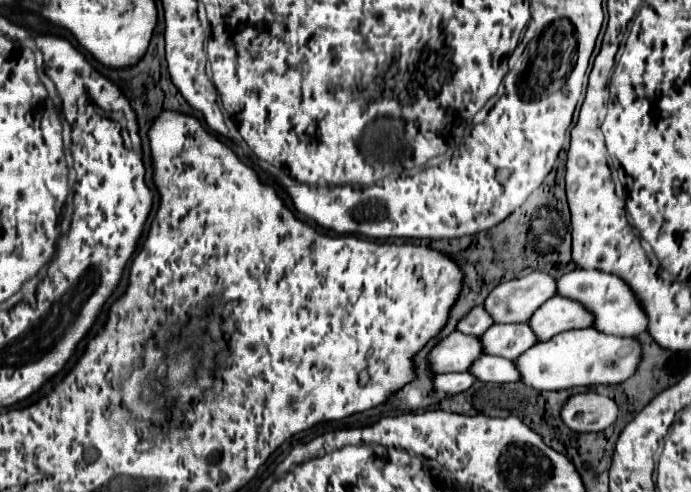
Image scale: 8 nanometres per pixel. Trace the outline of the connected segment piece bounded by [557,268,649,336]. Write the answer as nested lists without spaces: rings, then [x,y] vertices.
[[[577,268],[577,270],[559,278],[557,294],[585,304],[585,308],[589,308],[595,314],[595,324],[593,326],[597,326],[597,330],[601,330],[605,334],[639,336],[641,332],[647,330],[649,320],[647,320],[647,314],[645,314],[643,306],[639,304],[635,292],[625,284],[625,280],[621,280],[615,274]]]

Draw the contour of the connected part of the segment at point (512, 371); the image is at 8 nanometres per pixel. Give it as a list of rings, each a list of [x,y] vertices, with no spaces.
[[[485,354],[481,360],[477,360],[477,364],[473,364],[473,368],[469,372],[473,372],[473,376],[477,376],[477,380],[481,380],[481,382],[505,384],[505,382],[521,380],[519,368],[513,360],[507,360],[501,356],[489,356],[489,354]]]

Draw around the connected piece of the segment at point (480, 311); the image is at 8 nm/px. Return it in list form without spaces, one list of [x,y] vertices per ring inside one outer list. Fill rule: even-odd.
[[[477,306],[473,308],[473,312],[469,312],[469,316],[465,316],[465,320],[457,324],[457,330],[473,334],[473,336],[483,336],[491,324],[493,324],[493,318],[485,310],[485,306]]]

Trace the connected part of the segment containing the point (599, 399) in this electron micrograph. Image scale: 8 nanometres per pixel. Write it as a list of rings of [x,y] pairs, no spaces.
[[[597,392],[575,394],[565,402],[561,418],[575,432],[599,432],[617,420],[617,404]]]

